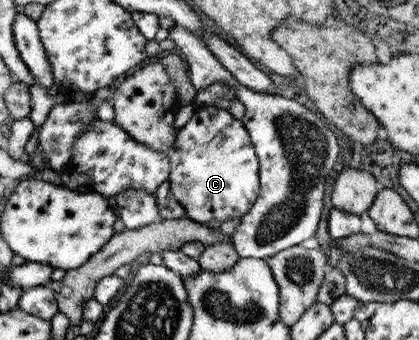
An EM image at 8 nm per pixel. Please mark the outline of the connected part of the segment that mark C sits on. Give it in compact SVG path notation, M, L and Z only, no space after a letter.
M214 105L195 109L192 117L175 134L174 144L166 154L169 159L169 190L184 210L184 217L206 225L210 220L228 221L248 213L259 192L259 163L246 128L228 110Z

